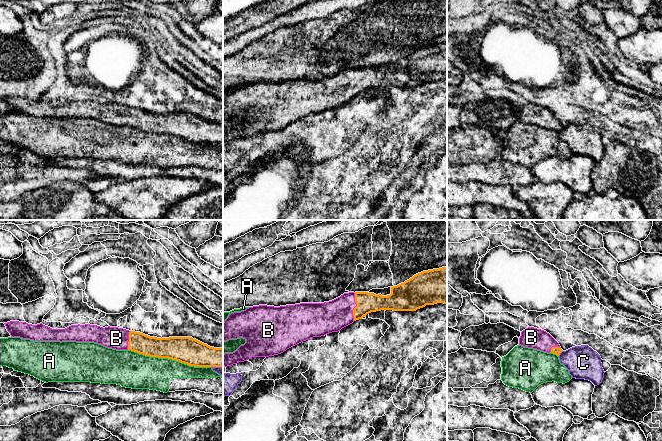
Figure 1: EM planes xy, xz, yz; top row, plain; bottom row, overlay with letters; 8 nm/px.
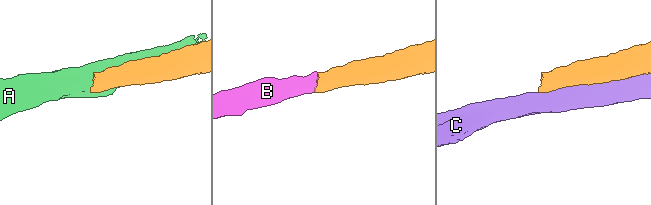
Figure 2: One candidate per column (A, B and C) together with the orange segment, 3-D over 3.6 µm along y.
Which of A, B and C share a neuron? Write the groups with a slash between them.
A / B / C

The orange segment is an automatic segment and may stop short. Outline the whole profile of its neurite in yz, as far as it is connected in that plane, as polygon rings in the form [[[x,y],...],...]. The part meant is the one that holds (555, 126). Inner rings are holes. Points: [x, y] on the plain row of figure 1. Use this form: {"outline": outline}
{"outline": [[[528,103],[521,108],[519,121],[553,129],[557,132],[563,127],[559,119],[549,109],[534,103]]]}

